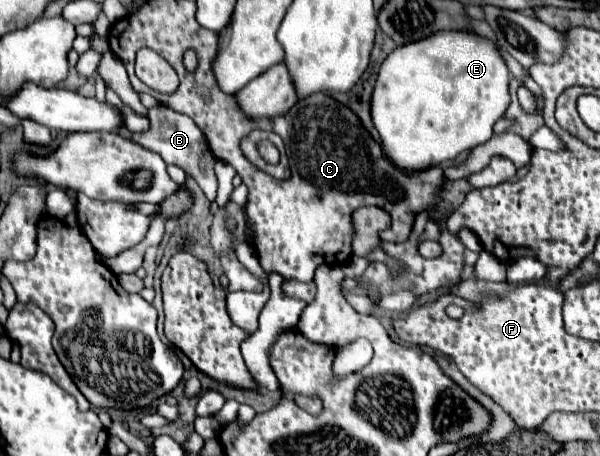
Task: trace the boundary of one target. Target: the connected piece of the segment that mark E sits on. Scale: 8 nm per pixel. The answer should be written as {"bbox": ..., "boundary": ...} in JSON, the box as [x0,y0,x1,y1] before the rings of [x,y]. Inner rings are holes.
{"bbox":[371,30,509,172],"boundary":[[[447,30],[447,32],[435,32],[431,34],[429,38],[423,38],[415,44],[407,44],[407,46],[399,46],[395,48],[387,58],[385,62],[381,64],[381,70],[379,70],[379,76],[377,76],[377,84],[375,84],[375,90],[373,90],[373,100],[371,100],[371,116],[373,116],[373,124],[375,128],[379,130],[381,134],[381,142],[383,142],[383,150],[387,152],[387,156],[391,156],[395,160],[395,164],[399,164],[399,168],[411,168],[411,172],[415,168],[429,168],[429,166],[435,166],[435,164],[441,164],[441,162],[447,162],[447,160],[453,160],[457,158],[461,152],[465,150],[471,150],[483,142],[487,142],[491,136],[493,136],[493,124],[505,114],[509,106],[509,68],[505,64],[505,60],[501,58],[499,54],[499,48],[489,40],[489,38],[483,38],[475,32],[469,32],[469,30]]]}

